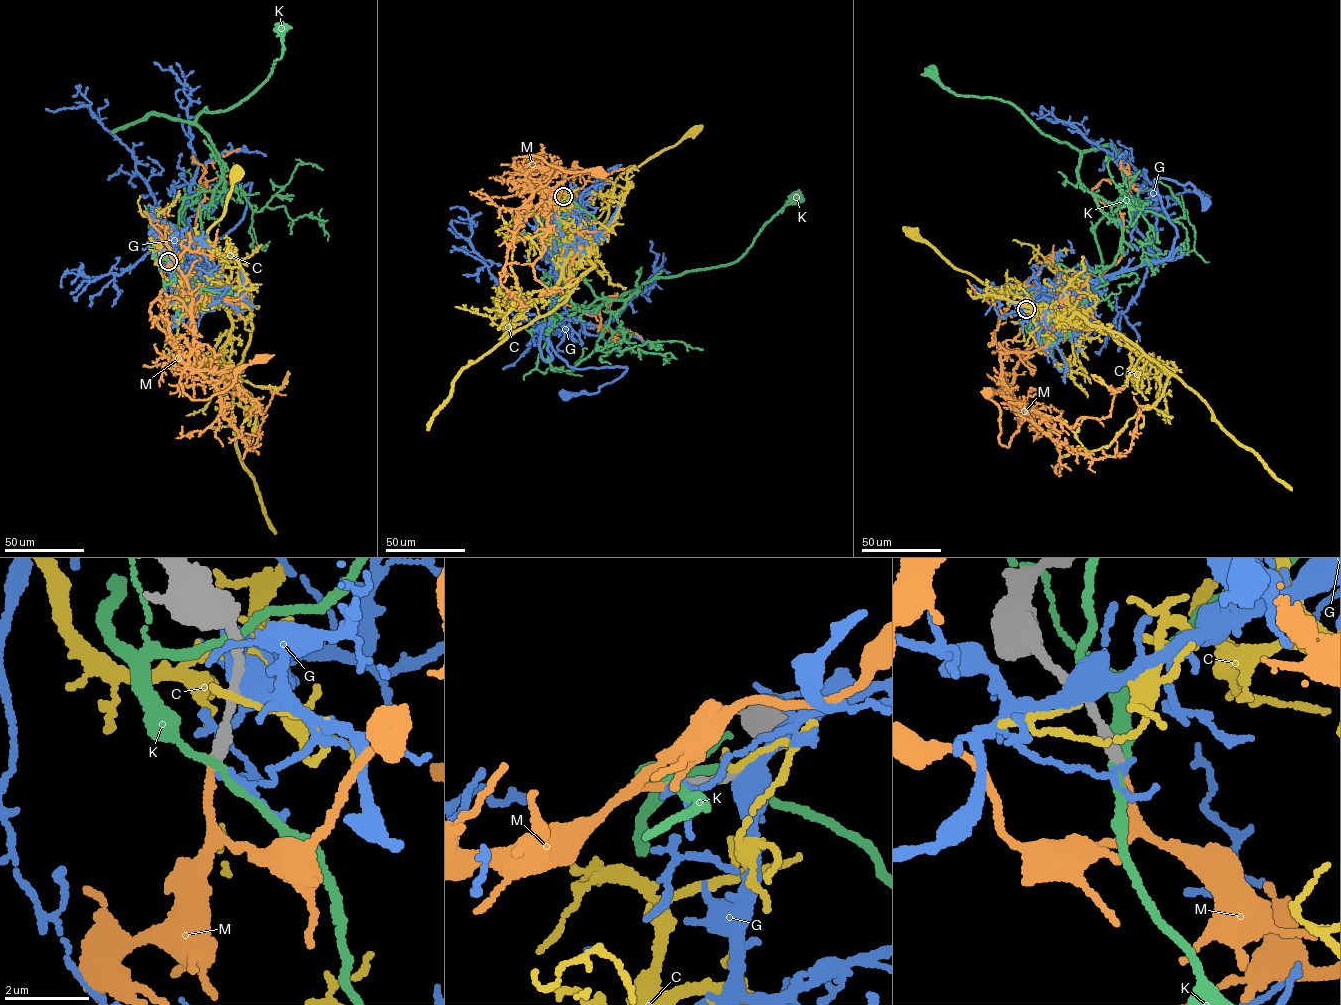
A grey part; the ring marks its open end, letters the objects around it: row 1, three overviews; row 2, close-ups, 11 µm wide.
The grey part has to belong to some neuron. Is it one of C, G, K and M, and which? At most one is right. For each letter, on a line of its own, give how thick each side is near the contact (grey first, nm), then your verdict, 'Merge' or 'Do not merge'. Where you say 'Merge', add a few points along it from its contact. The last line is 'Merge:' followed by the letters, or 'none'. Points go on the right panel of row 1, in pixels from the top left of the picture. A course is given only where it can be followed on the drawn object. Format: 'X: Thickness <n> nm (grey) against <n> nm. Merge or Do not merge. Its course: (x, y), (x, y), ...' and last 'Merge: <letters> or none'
C: Thickness 190 nm (grey) against 180 nm. Do not merge
G: Thickness 280 nm (grey) against 130 nm. Do not merge
K: Thickness 280 nm (grey) against 190 nm. Do not merge
M: Thickness 300 nm (grey) against 180 nm. Merge. Its course: (1026, 309), (1043, 328), (1014, 370), (1019, 427), (1008, 446), (998, 442), (1000, 412), (987, 394)
Merge: M

